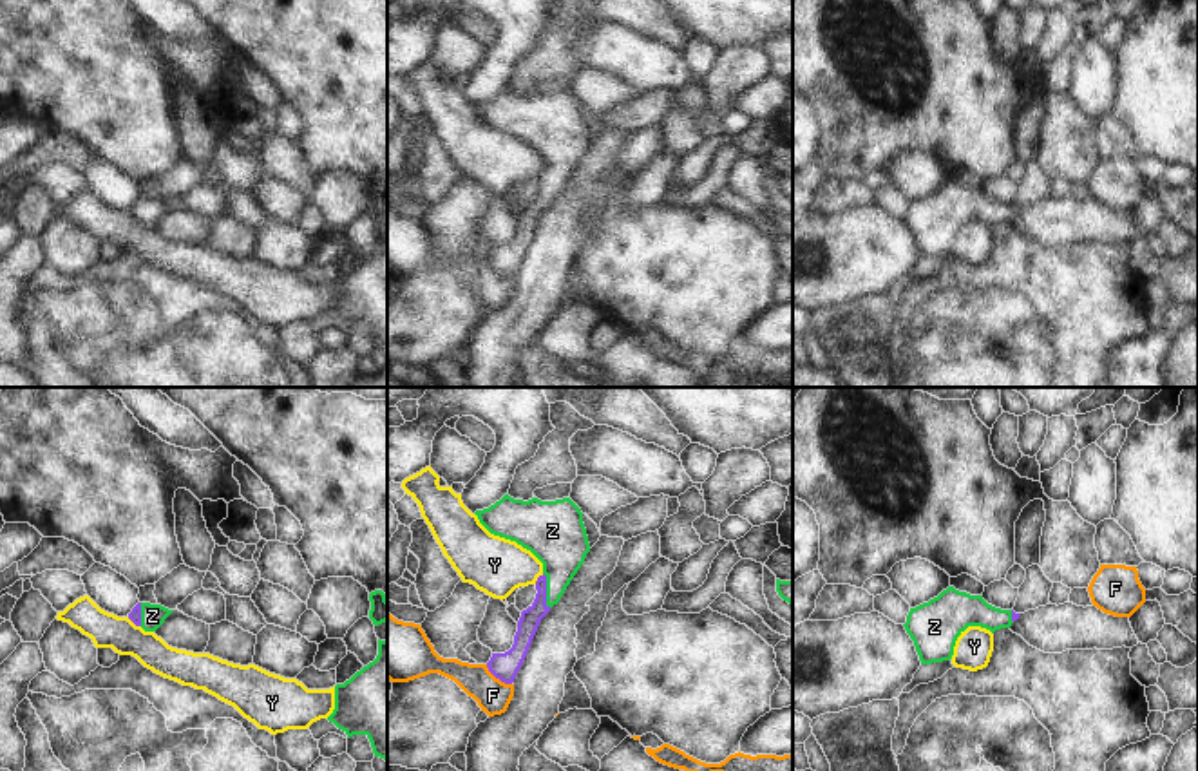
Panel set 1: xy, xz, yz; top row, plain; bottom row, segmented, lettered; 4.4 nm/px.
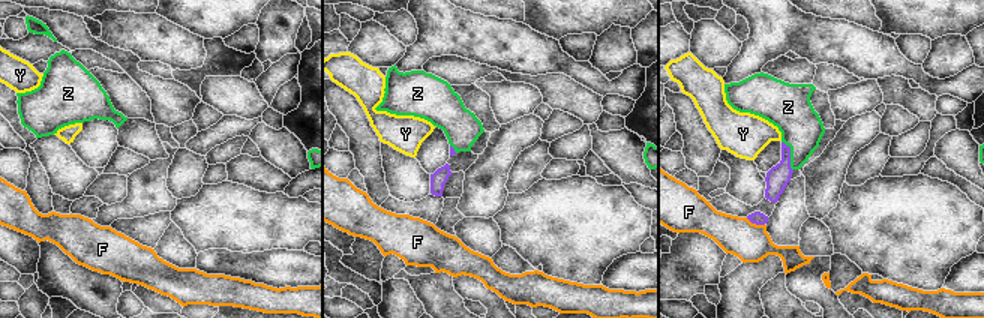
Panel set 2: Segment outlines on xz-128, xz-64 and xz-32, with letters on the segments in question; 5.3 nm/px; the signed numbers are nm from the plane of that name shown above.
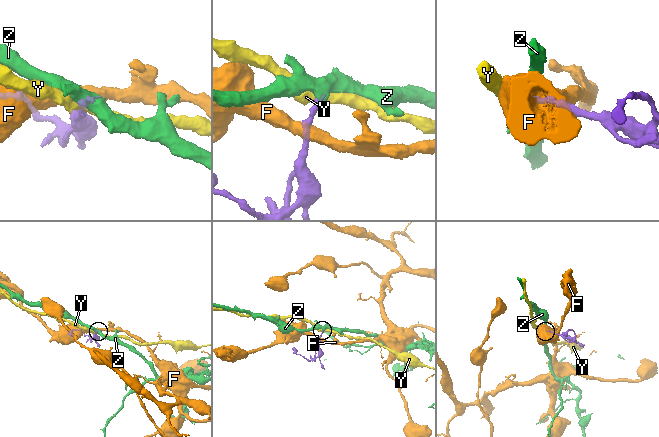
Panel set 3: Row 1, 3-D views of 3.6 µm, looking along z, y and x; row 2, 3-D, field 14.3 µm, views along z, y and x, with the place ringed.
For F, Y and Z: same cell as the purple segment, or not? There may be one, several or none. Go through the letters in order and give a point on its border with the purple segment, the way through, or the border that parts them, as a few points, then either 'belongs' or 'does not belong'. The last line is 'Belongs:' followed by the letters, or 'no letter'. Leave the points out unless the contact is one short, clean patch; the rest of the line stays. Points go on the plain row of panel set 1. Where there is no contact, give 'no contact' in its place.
F: contact xz (498, 272); border xz (485, 259), (496, 272), (511, 279); does not belong
Y: contact xy (134, 218); border xy (127, 212), (140, 221); does not belong
Z: contact xz (545, 185); way xz (531, 212), (545, 194), (545, 185), (556, 172), (556, 131); belongs
Belongs: Z

